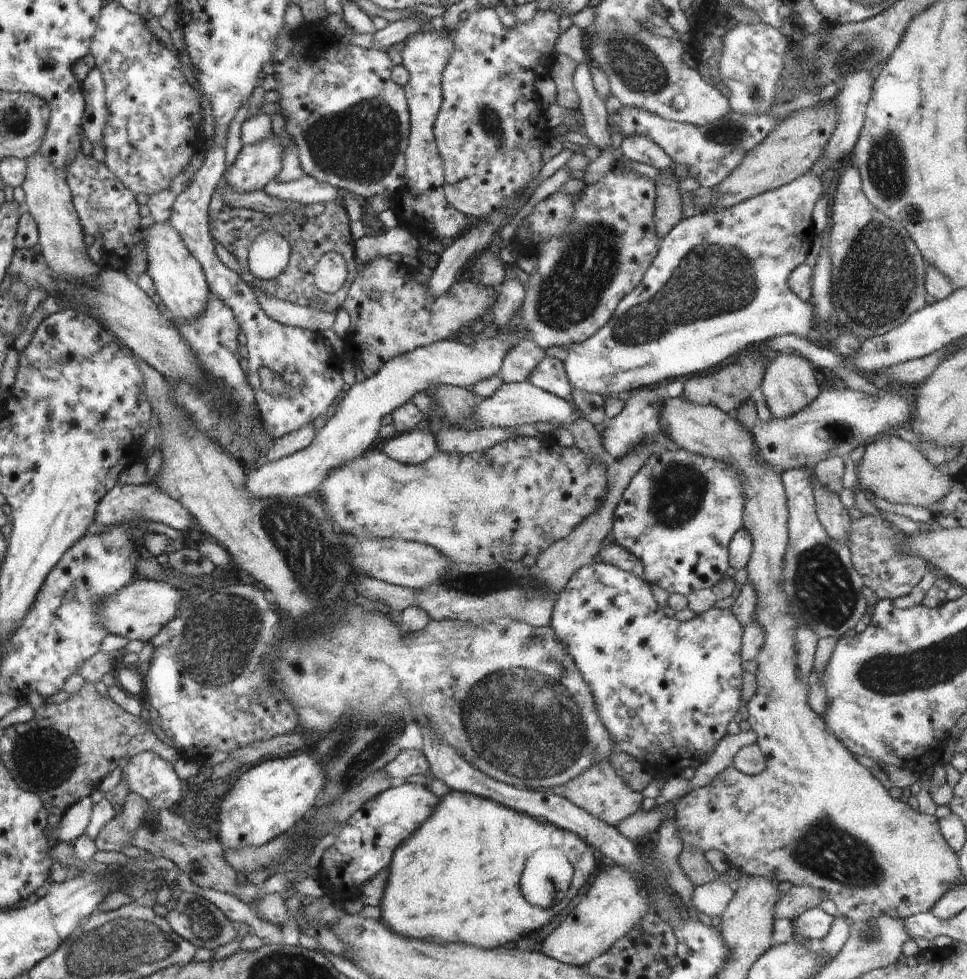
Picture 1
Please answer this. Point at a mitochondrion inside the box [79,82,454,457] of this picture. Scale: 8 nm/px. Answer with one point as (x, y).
(360, 143)

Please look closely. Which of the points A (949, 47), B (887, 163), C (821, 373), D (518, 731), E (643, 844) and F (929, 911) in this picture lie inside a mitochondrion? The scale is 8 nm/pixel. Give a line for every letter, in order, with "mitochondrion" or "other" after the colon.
A: other
B: mitochondrion
C: other
D: mitochondrion
E: other
F: other

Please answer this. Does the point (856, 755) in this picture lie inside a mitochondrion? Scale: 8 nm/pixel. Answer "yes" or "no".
no

